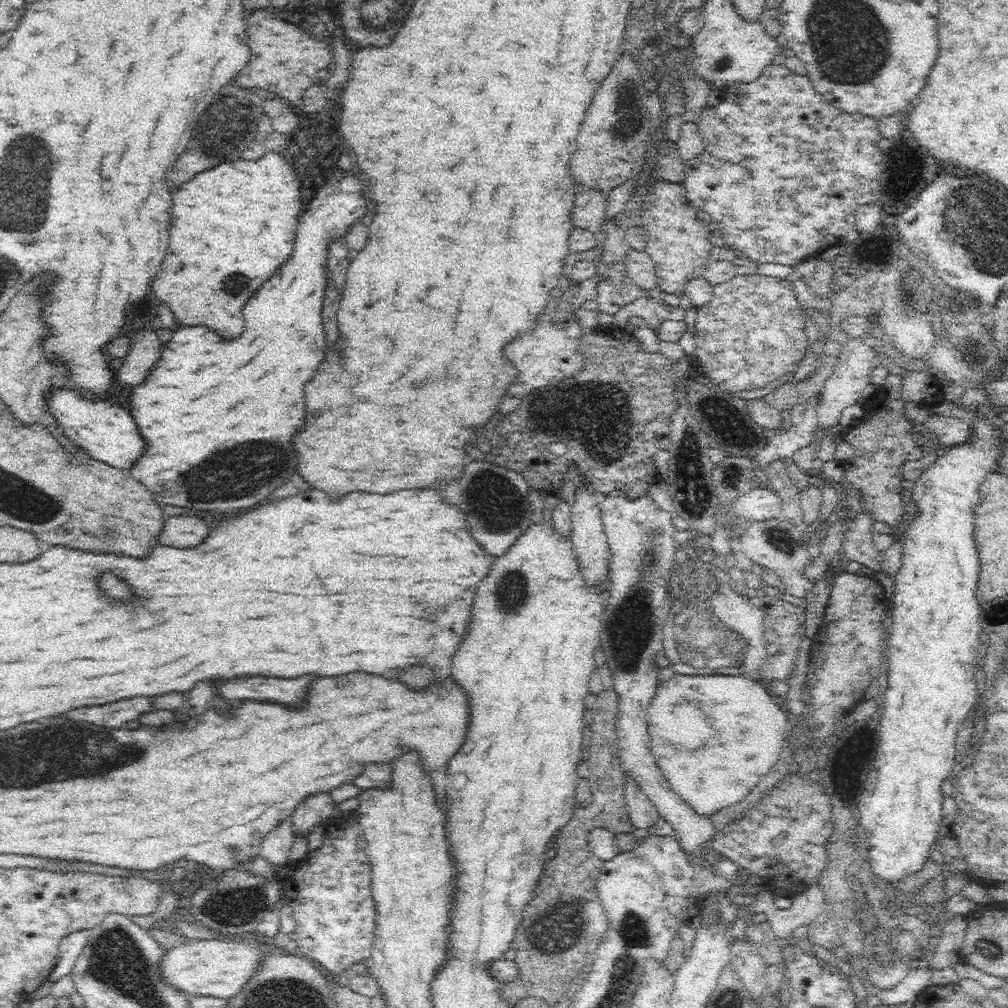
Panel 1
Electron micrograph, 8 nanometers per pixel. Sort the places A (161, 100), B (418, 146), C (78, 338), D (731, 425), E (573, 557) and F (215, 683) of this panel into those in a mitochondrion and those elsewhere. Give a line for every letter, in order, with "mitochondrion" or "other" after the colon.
A: other
B: other
C: other
D: mitochondrion
E: other
F: other

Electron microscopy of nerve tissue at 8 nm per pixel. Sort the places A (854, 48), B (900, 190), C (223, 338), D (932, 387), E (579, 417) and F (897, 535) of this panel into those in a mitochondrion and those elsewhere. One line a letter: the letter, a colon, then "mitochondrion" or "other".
A: mitochondrion
B: other
C: other
D: other
E: mitochondrion
F: other

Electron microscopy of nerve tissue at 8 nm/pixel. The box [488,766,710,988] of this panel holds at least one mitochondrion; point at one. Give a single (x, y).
(562, 922)

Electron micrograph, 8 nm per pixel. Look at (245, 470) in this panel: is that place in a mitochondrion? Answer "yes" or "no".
yes

